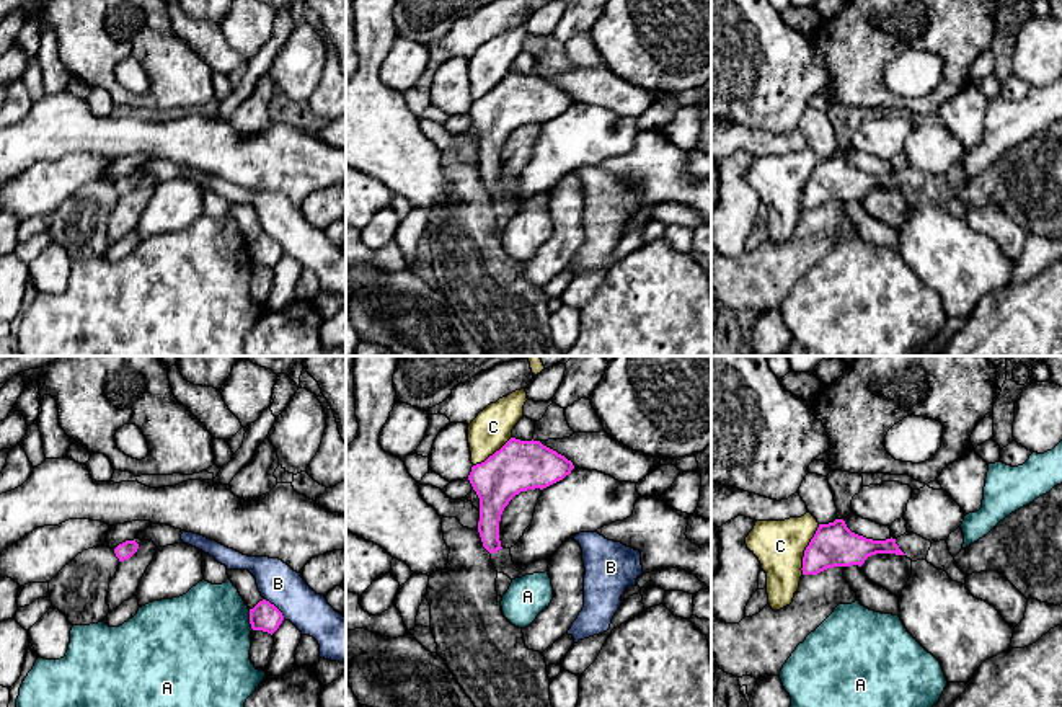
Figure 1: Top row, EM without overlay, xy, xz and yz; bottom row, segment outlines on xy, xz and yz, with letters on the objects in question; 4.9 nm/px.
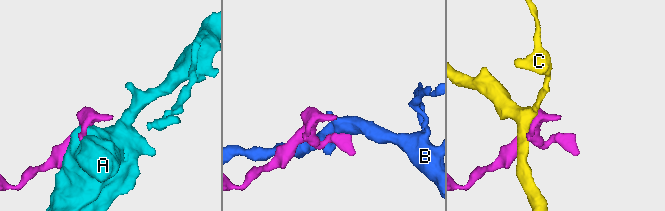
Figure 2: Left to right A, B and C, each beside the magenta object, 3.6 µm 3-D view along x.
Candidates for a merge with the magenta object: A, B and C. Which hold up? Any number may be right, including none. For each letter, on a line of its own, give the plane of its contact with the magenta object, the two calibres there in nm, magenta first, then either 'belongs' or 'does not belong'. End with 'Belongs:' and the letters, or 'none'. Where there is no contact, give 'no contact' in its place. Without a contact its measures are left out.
A: contact in xy; calibres 140 and 460 nm; does not belong
B: contact in xy; calibres 140 and 200 nm; does not belong
C: contact in yz; calibres 220 and 240 nm; does not belong
Belongs: none

